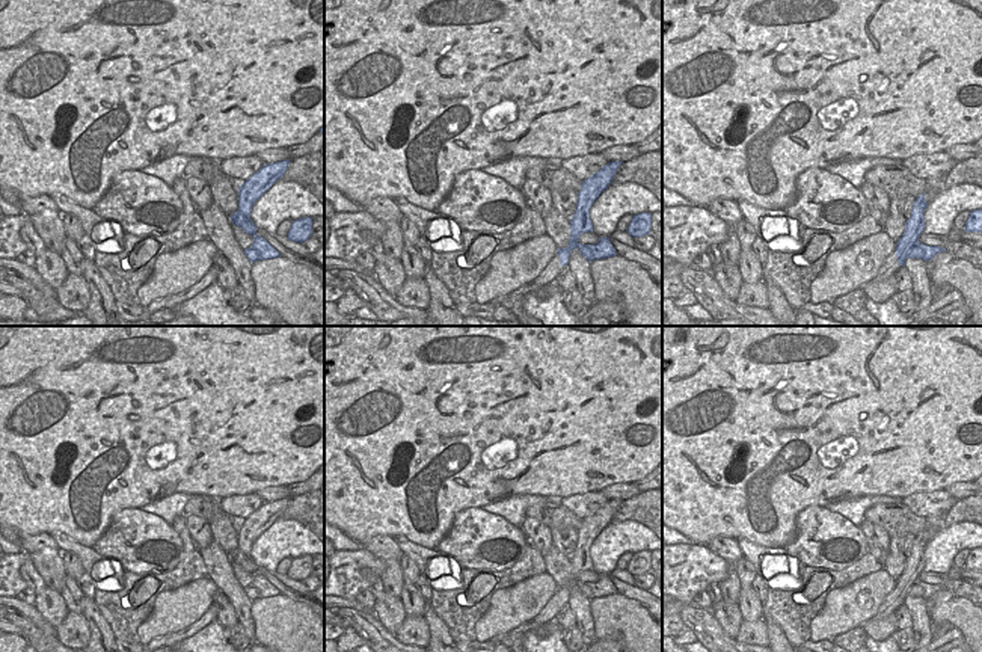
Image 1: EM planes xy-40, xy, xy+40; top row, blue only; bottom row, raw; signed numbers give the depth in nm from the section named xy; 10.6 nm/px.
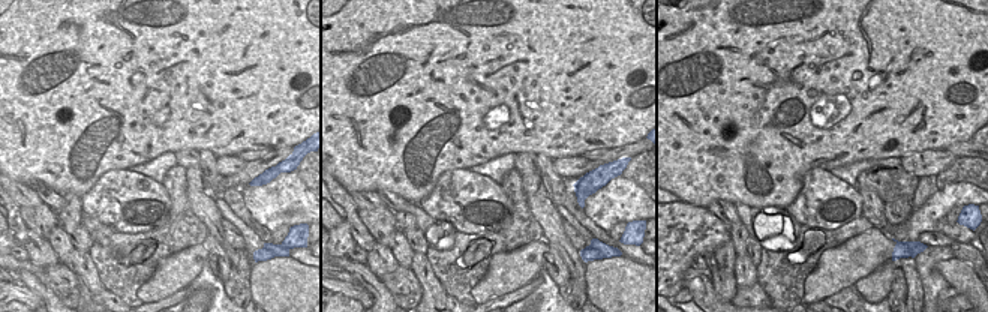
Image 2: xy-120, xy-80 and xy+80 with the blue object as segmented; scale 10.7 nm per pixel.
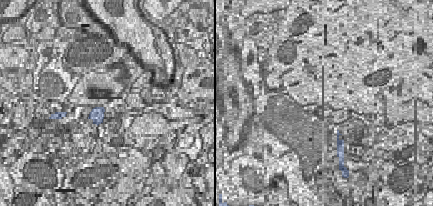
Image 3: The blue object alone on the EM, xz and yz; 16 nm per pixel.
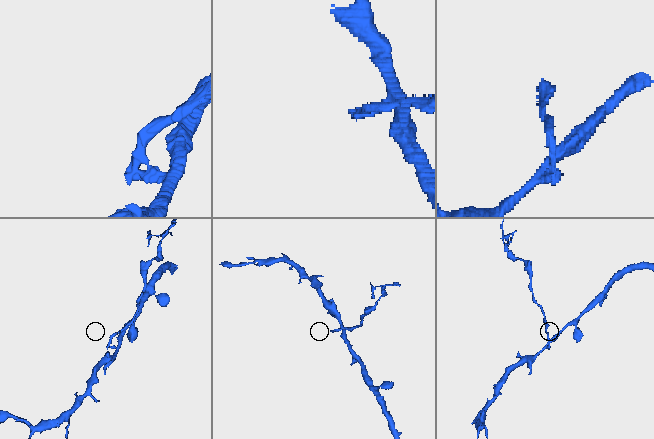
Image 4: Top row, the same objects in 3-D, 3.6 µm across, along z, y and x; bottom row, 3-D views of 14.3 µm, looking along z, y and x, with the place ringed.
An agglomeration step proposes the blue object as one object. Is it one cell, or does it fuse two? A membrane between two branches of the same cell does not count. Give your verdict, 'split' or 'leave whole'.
split

